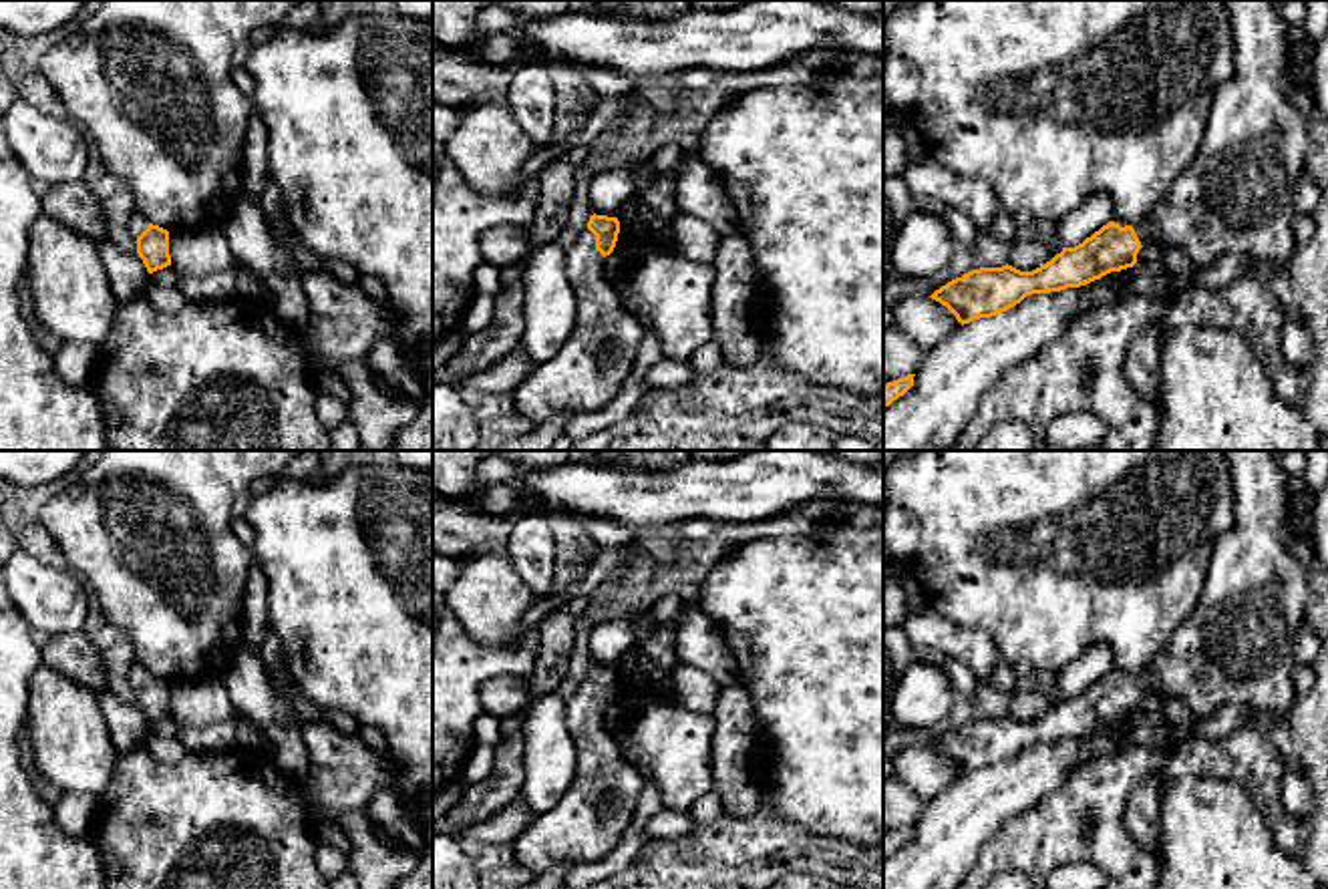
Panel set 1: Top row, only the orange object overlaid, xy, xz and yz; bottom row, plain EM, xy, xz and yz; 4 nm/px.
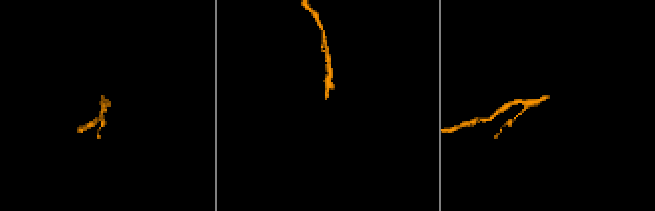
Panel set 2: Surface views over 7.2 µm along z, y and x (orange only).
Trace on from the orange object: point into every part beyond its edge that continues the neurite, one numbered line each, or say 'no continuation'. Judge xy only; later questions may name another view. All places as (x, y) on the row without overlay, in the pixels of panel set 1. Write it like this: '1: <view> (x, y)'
1: xy (137, 674)

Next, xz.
1: xz (600, 803)

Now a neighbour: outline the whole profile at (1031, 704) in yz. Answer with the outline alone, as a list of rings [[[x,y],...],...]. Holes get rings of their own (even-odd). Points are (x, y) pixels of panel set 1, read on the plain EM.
[[[1044,688],[1026,690],[1026,692],[1012,692],[1008,702],[1008,716],[1020,722],[1032,722],[1054,706]]]

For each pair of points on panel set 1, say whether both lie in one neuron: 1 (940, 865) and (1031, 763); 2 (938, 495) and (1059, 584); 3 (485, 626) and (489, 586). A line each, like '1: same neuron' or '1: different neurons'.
1: same neuron
2: same neuron
3: same neuron

